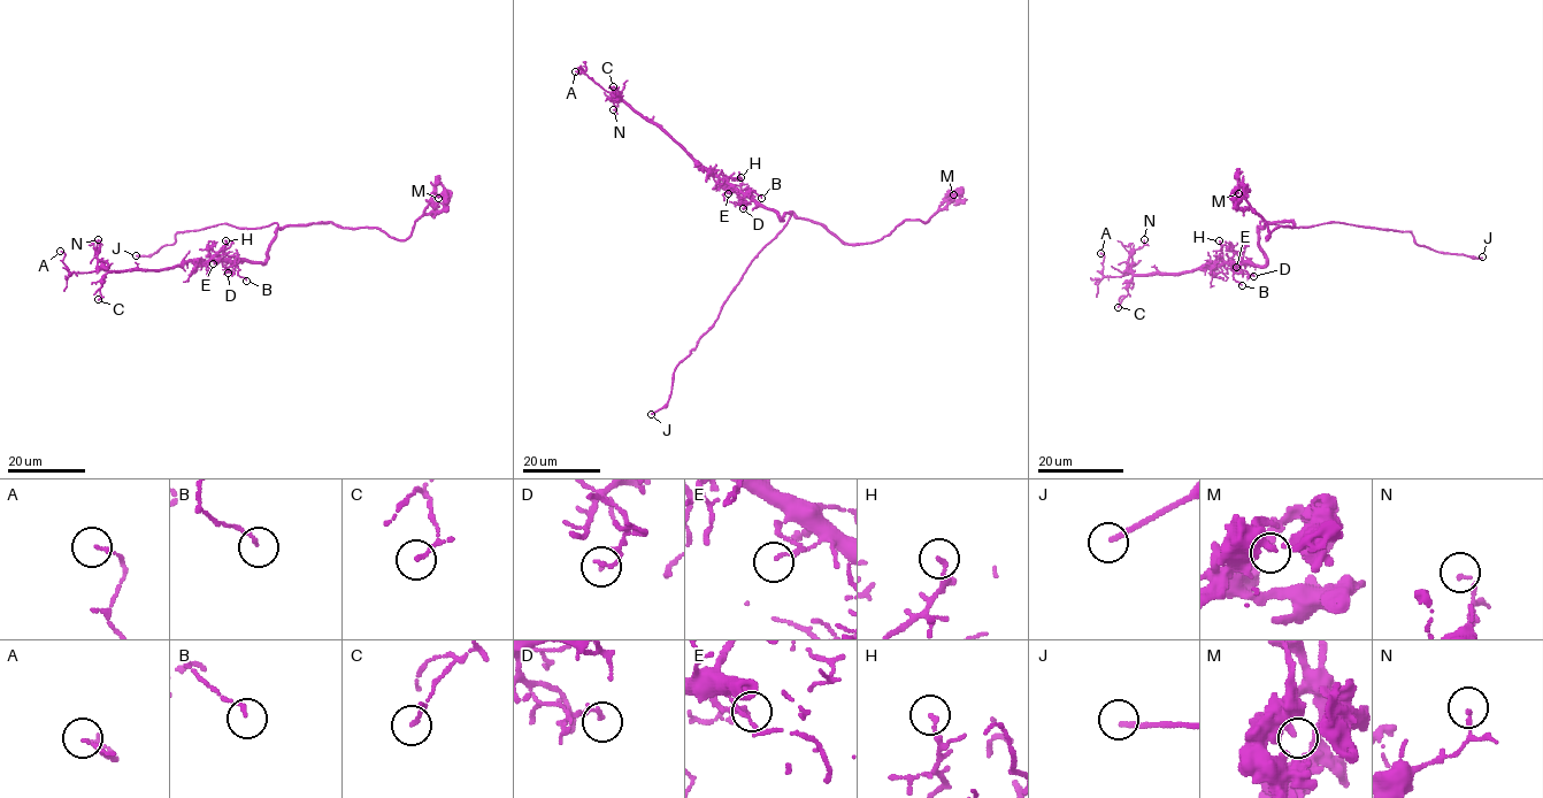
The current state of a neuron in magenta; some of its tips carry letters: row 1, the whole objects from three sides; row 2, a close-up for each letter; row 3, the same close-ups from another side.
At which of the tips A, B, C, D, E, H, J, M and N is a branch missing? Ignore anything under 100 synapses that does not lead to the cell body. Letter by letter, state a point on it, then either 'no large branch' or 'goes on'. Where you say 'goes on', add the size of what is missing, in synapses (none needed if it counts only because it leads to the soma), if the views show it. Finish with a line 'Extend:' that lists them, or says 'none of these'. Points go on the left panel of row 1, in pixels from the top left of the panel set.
A: place (60, 251); no large branch
B: place (246, 281); no large branch
C: place (98, 299); no large branch
D: place (228, 273); no large branch
E: place (213, 263); no large branch
H: place (225, 240); no large branch
J: place (136, 255); goes on
M: place (438, 198); no large branch
N: place (98, 239); no large branch
Extend: J

